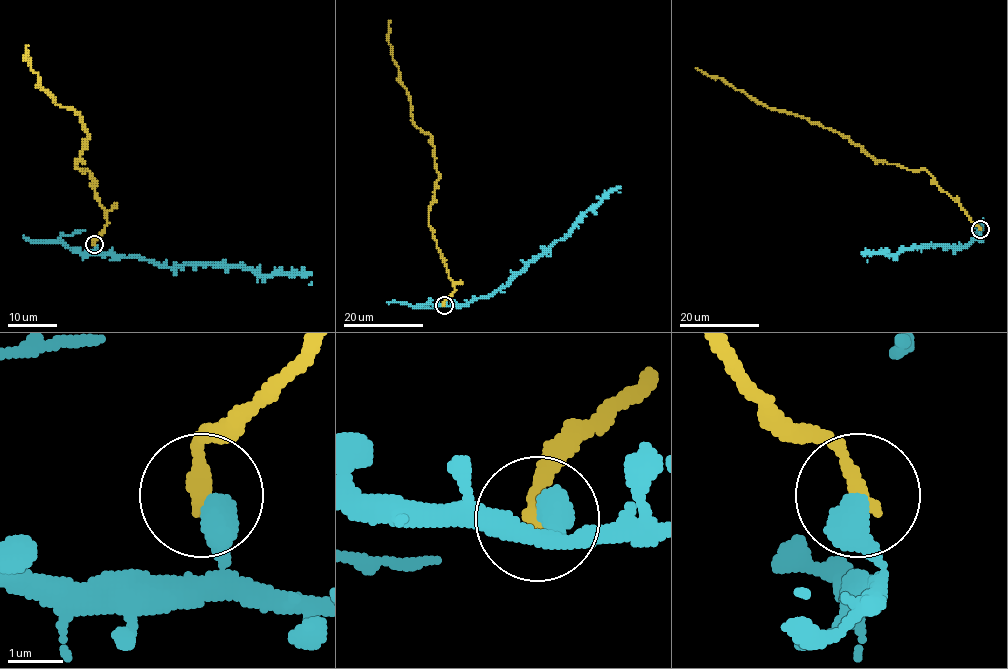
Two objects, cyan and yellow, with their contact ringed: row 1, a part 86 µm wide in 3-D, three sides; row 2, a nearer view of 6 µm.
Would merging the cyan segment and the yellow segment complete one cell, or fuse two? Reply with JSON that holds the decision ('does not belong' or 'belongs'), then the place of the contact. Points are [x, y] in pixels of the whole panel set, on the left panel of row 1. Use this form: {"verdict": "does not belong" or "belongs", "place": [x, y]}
{"verdict": "does not belong", "place": [94, 244]}

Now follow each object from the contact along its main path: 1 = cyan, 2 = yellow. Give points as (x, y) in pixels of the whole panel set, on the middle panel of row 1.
1: (444, 304), (461, 305), (491, 296), (556, 240), (560, 240), (586, 211), (609, 192), (617, 188), (619, 192)
2: (444, 304), (454, 282), (428, 221), (440, 174), (431, 137), (413, 122), (389, 43), (390, 21)

